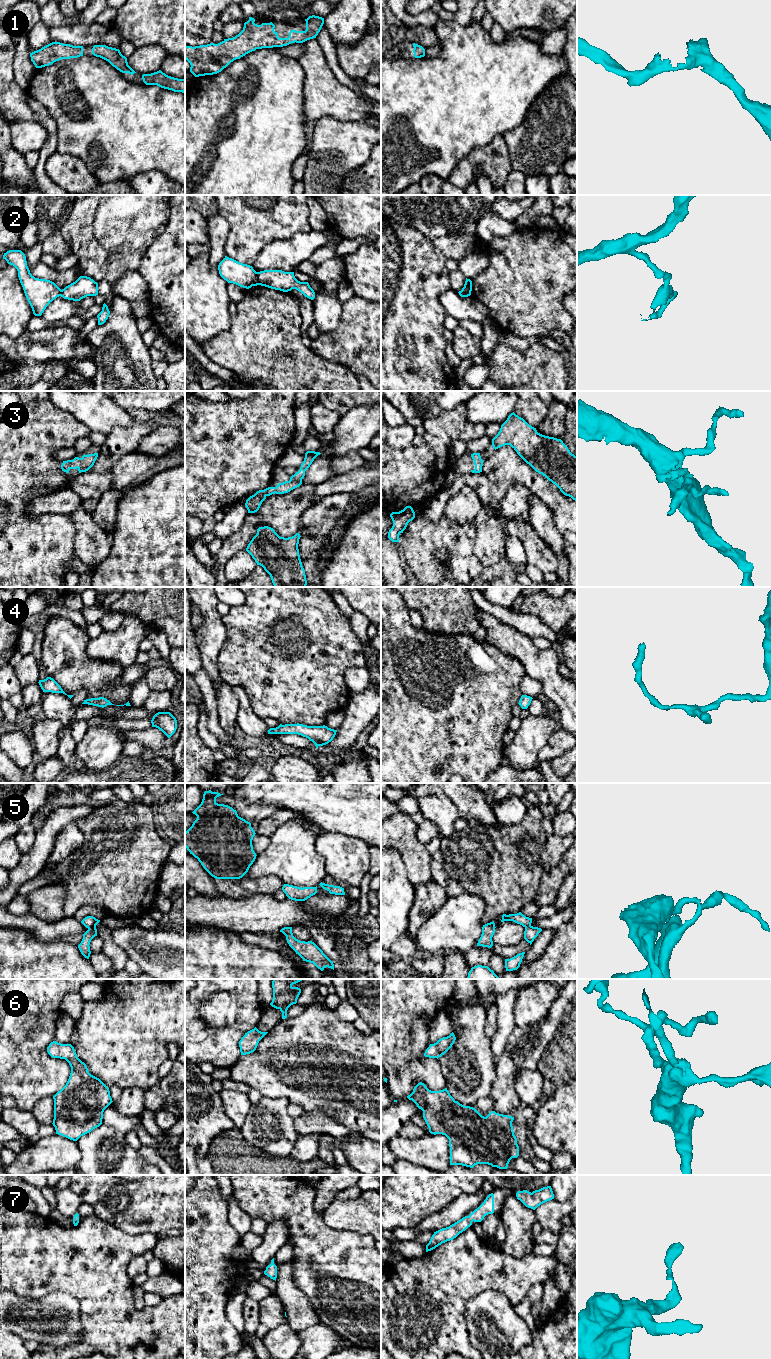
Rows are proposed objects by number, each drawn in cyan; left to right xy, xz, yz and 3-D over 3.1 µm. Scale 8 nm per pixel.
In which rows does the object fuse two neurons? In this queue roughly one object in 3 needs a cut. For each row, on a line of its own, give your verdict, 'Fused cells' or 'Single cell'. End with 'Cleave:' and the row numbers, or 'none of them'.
1: Single cell
2: Fused cells
3: Single cell
4: Single cell
5: Fused cells
6: Single cell
7: Single cell
Cleave: 2, 5

